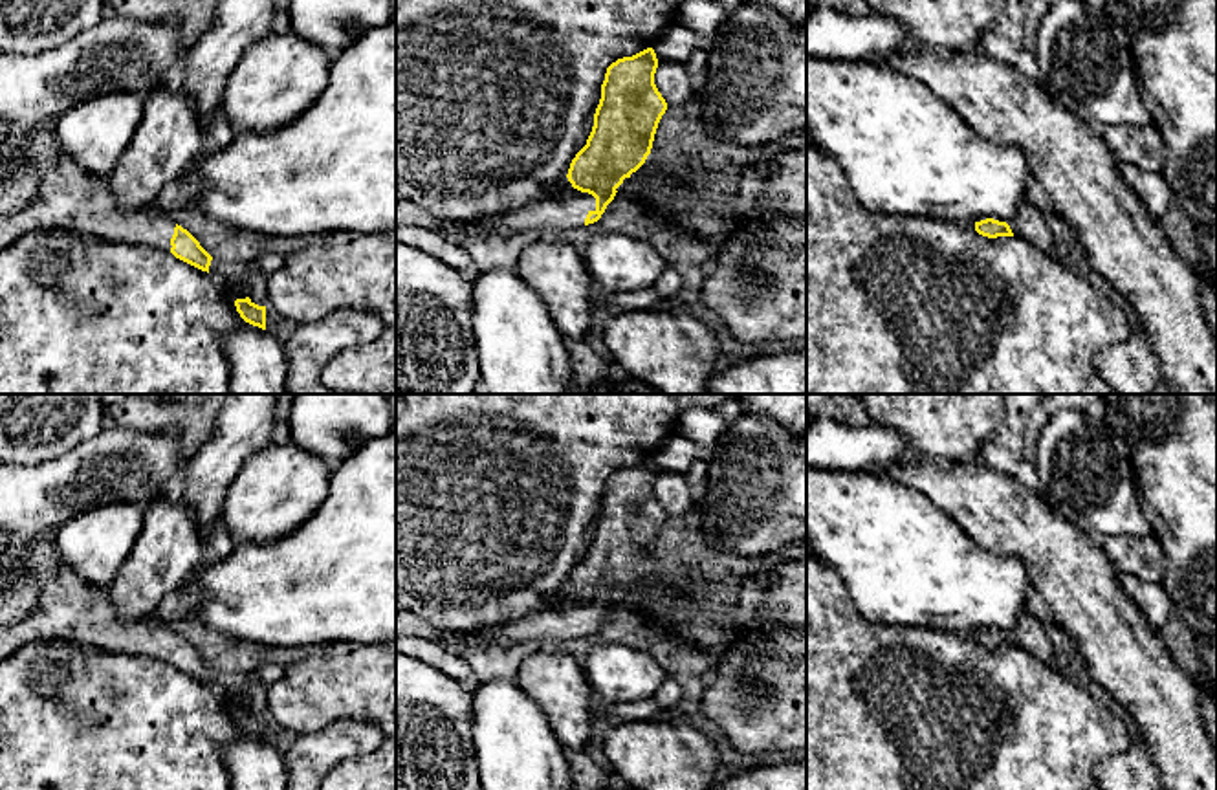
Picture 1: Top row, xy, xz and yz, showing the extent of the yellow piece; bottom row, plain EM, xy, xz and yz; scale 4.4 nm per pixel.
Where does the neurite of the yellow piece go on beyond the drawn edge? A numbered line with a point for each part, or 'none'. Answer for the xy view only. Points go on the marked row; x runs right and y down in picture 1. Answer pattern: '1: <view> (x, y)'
1: xy (68, 198)

